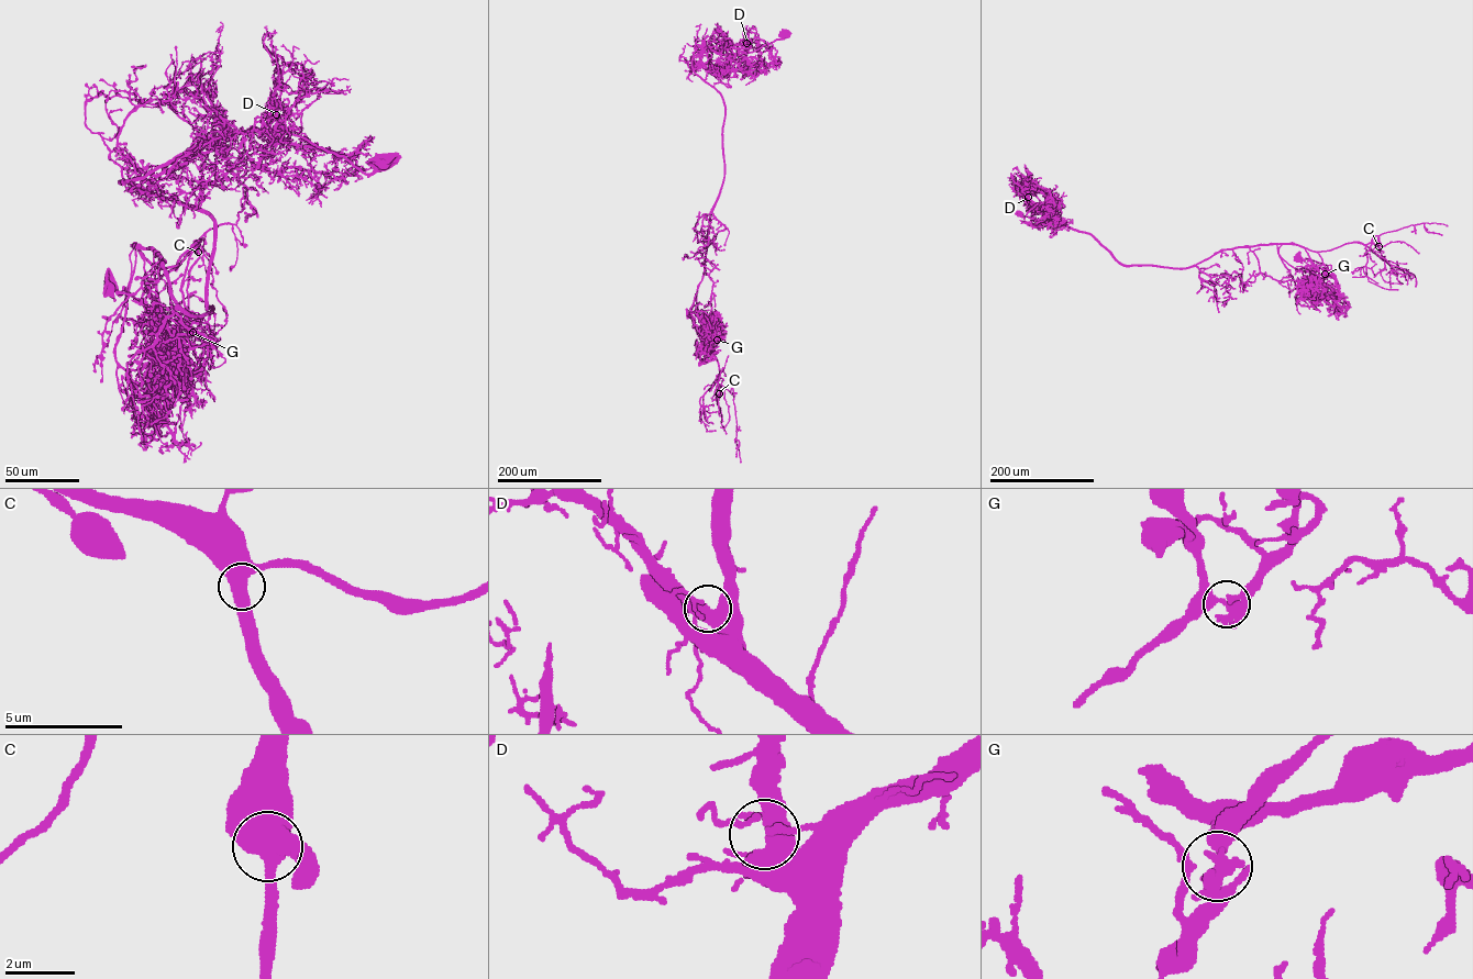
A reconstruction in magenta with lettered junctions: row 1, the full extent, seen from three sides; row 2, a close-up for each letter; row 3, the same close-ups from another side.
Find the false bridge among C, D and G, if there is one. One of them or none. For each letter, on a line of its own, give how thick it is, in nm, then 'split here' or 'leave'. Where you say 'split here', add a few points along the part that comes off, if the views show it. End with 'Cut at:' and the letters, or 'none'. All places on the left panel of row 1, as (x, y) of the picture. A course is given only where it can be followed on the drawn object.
C: 500 nm thick; leave
D: 480 nm thick; leave
G: 360 nm thick; split here; foreign part runs (192, 333), (183, 322), (161, 340), (164, 385), (156, 401), (176, 442), (194, 449), (200, 443)
Cut at: G

